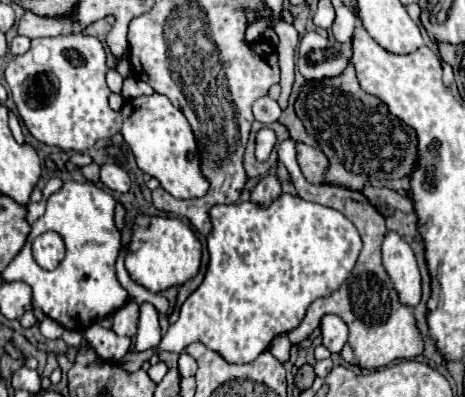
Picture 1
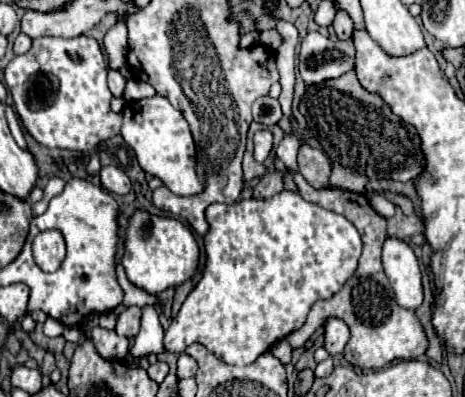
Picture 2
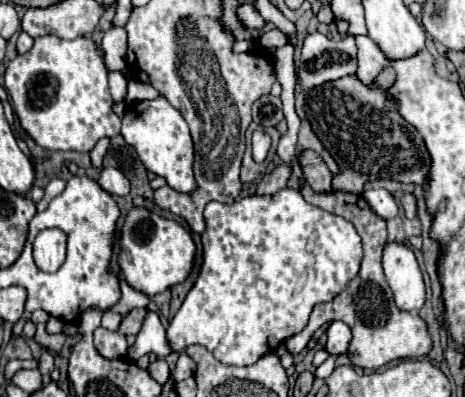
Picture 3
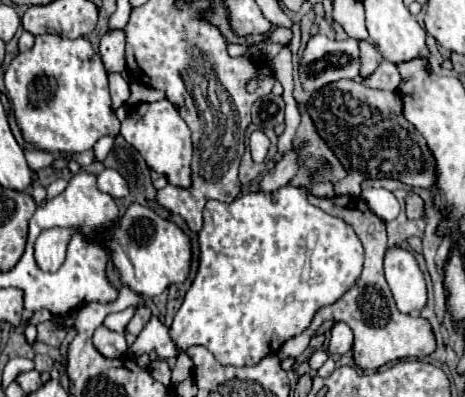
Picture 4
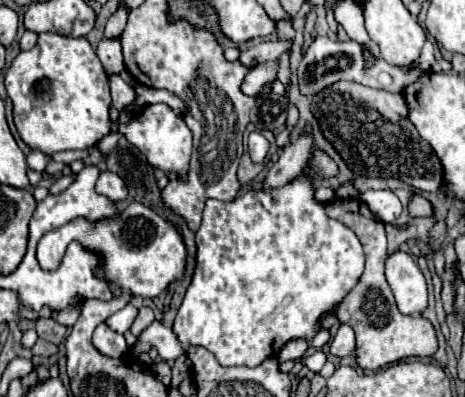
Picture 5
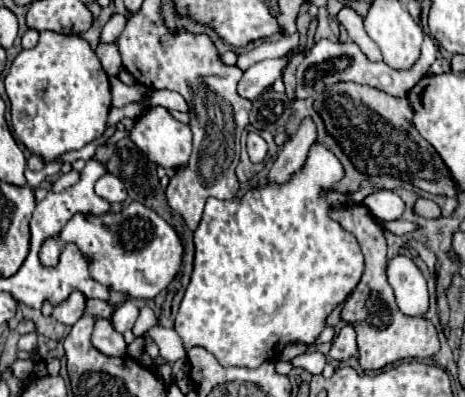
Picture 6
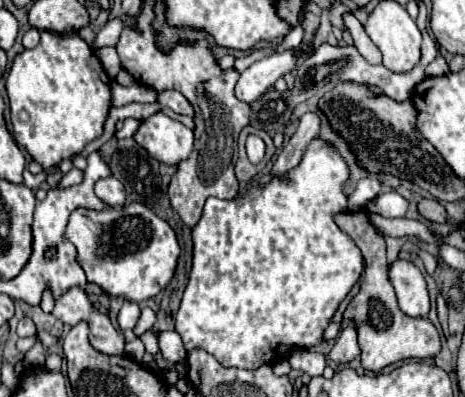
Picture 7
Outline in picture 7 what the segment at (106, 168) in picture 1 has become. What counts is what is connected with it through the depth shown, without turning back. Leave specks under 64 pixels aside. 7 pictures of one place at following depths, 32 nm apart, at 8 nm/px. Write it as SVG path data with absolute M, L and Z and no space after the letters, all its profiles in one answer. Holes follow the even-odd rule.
M106 176L102 180L96 182L96 194L98 198L102 198L108 206L122 206L126 200L126 190L124 184L120 184L120 180L116 180L114 176Z

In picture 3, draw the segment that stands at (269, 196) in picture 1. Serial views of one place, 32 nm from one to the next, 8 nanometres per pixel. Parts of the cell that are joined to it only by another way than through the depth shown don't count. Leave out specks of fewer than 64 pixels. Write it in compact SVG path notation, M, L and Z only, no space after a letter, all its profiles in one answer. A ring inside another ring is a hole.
M282 164L282 166L274 168L270 174L264 174L258 188L256 188L256 194L258 196L276 194L278 190L282 190L286 186L286 180L290 178L290 172L292 172L292 168L288 164Z

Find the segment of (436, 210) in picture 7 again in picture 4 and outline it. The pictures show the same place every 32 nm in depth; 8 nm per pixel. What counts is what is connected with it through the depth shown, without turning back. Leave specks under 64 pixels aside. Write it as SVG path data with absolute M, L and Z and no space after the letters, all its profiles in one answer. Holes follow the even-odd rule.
M410 192L406 196L406 216L408 218L420 218L422 214L422 198L414 192Z

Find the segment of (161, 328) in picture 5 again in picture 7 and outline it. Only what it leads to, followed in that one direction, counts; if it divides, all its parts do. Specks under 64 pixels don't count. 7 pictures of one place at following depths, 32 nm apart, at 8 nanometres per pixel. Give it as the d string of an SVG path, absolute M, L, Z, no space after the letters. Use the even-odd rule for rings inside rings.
M160 330L160 332L154 332L154 334L156 334L156 338L158 338L158 346L160 346L162 356L164 356L170 364L176 364L178 360L184 360L184 358L186 358L184 344L182 344L180 336L178 336L174 330Z

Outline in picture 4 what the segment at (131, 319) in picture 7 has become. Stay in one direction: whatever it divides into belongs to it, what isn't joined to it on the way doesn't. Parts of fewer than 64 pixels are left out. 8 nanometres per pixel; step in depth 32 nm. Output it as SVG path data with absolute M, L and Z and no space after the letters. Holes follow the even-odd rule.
M128 308L128 310L118 312L118 314L108 314L104 318L104 326L110 330L116 330L116 332L122 332L124 326L128 324L128 320L132 318L132 314L134 314L134 308Z

